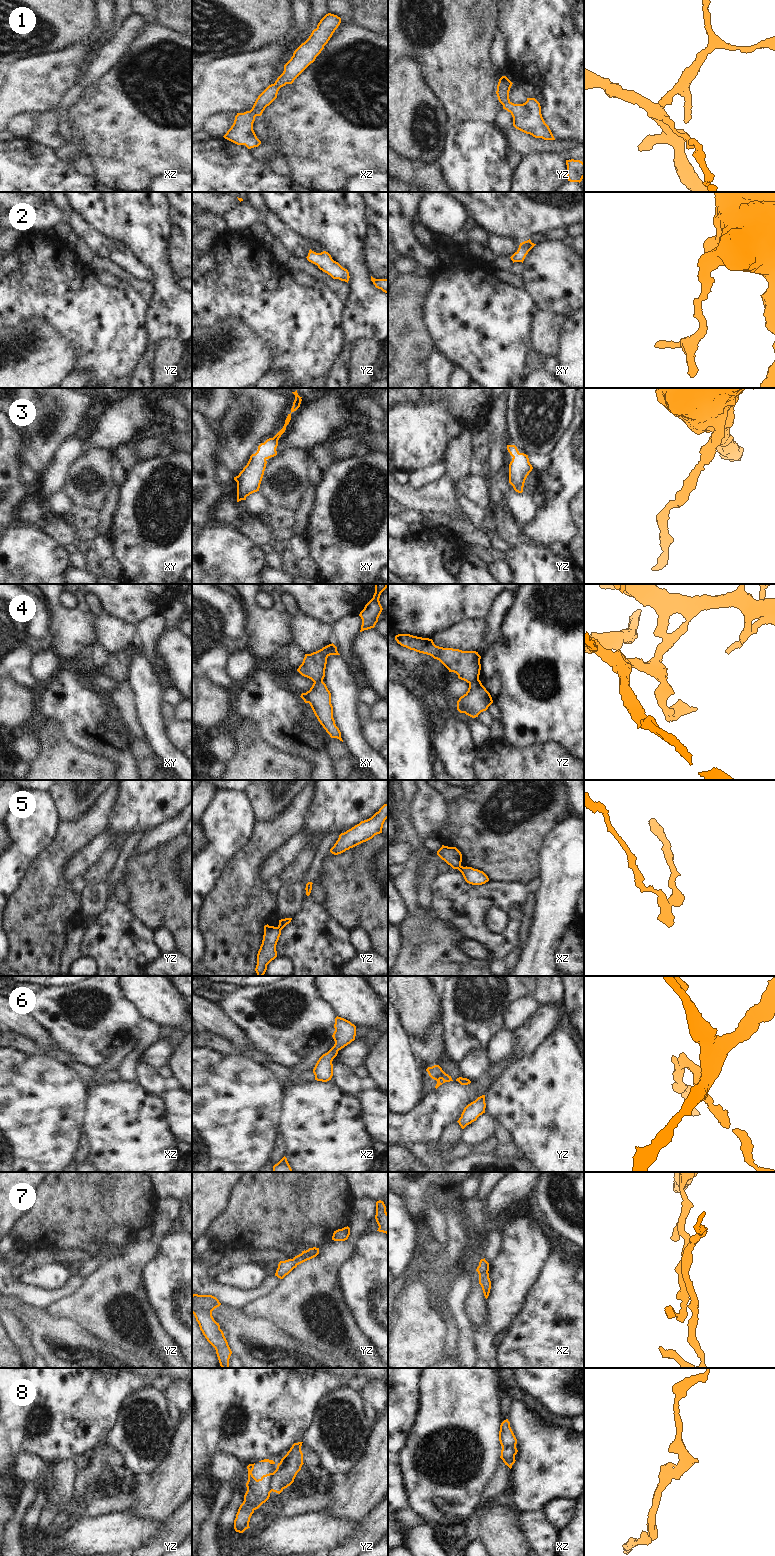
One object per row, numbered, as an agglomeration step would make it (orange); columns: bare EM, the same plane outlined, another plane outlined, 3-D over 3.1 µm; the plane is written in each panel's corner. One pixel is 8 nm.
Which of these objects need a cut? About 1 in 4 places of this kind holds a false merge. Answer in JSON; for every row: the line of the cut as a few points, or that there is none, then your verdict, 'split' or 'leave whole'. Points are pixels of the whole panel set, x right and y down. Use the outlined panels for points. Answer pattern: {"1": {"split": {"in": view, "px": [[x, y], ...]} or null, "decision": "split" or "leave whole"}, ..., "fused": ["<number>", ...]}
{"1": {"split": null, "decision": "leave whole"}, "2": {"split": null, "decision": "leave whole"}, "3": {"split": null, "decision": "leave whole"}, "4": {"split": {"in": "yz", "px": [[478, 679], [469, 683]]}, "decision": "split"}, "5": {"split": {"in": "yz", "px": [[277, 927], [280, 930]]}, "decision": "split"}, "6": {"split": null, "decision": "leave whole"}, "7": {"split": null, "decision": "leave whole"}, "8": {"split": {"in": "yz", "px": [[272, 1473], [270, 1481], [271, 1490]]}, "decision": "split"}, "fused": ["4", "5", "8"]}

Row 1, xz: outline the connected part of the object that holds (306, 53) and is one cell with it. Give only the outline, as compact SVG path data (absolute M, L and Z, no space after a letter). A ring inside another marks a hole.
M326 14L318 23L317 28L312 31L309 38L294 51L291 59L284 65L283 73L275 83L269 85L258 96L250 111L237 113L233 125L223 137L237 145L245 145L248 149L258 147L261 141L253 130L255 117L261 116L265 108L277 98L281 87L292 84L315 61L340 23L341 18L337 15Z

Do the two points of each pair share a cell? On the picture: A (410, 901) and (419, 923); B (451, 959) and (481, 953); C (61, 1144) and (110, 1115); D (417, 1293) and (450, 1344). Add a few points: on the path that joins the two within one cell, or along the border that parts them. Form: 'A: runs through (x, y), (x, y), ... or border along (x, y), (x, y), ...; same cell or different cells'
A: border along (418, 905), (414, 912), (408, 913); different cells
B: border along (460, 943), (465, 953), (488, 963); different cells
C: border along (86, 1108), (82, 1131); different cells
D: border along (438, 1312), (446, 1329), (444, 1350); different cells

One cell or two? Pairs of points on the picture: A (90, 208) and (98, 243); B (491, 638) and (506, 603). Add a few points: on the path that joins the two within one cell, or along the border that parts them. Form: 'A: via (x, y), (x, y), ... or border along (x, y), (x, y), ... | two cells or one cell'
A: border along (78, 213), (91, 226), (106, 235), (113, 242) | two cells
B: via (493, 629), (493, 621), (497, 612) | one cell

